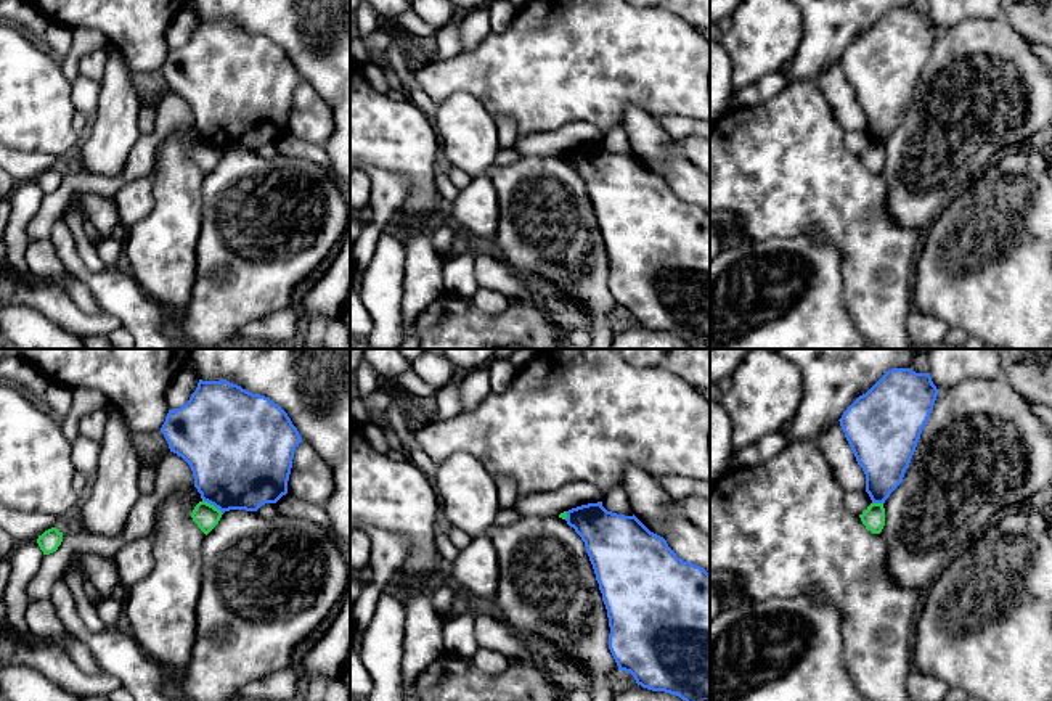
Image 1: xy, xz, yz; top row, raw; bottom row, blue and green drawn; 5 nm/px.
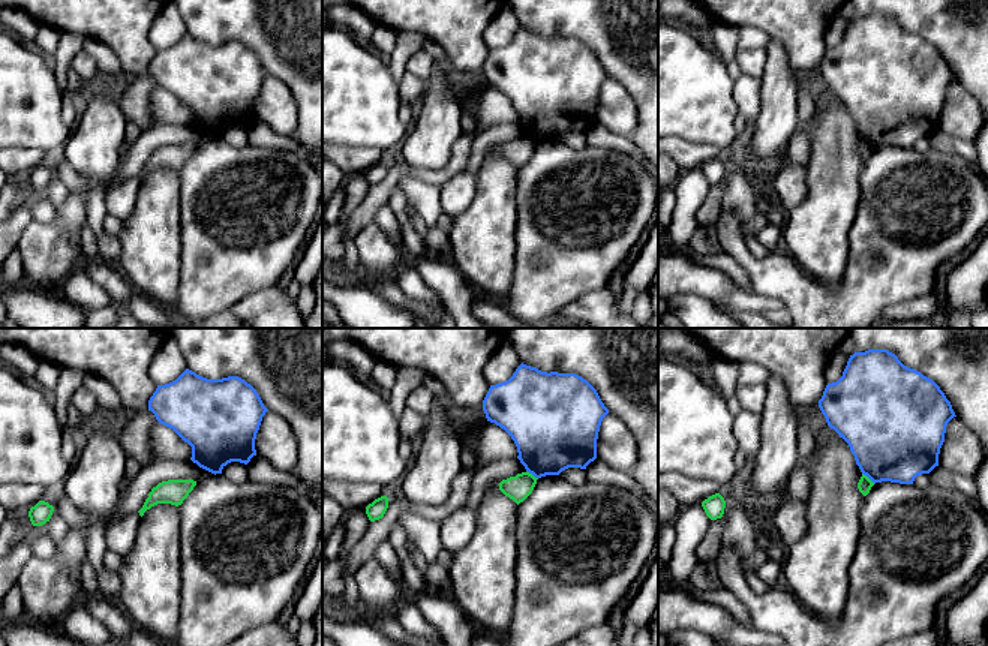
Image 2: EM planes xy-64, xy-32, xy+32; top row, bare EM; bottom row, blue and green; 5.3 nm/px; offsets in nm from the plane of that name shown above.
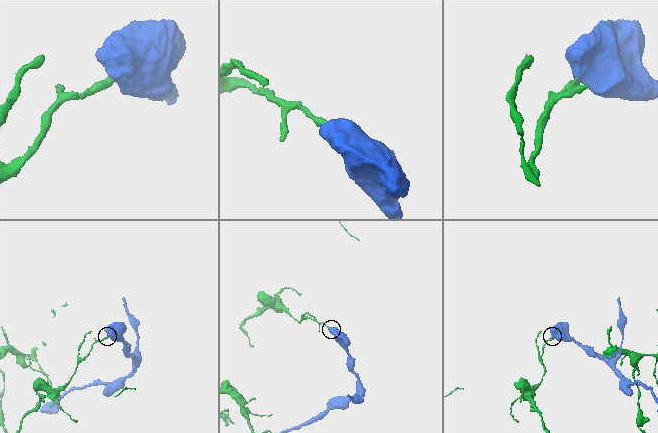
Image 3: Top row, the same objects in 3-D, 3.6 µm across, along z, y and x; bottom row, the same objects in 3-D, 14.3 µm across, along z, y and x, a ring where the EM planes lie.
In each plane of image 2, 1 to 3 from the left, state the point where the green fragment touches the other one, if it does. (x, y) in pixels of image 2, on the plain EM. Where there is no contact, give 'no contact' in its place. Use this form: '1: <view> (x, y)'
1: no contact
2: xy-32 (532, 138)
3: xy+32 (868, 141)

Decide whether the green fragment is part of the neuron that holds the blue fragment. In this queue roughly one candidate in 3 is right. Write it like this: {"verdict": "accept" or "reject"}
{"verdict": "reject"}

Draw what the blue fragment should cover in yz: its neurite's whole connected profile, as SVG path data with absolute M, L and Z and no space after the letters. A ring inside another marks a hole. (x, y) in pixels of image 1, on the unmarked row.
M891 8L866 34L859 35L838 59L856 101L866 114L866 132L872 143L885 143L903 122L938 32L930 13Z

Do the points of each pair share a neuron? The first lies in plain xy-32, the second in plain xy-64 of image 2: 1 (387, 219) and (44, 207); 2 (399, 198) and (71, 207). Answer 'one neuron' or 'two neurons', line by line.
1: one neuron
2: two neurons

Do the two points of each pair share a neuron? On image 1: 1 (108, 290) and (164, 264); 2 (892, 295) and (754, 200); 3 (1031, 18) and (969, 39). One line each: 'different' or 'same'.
1: different
2: same
3: different

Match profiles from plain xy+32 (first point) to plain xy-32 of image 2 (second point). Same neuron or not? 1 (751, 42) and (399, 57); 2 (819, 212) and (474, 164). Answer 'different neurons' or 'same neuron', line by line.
1: same neuron
2: different neurons

